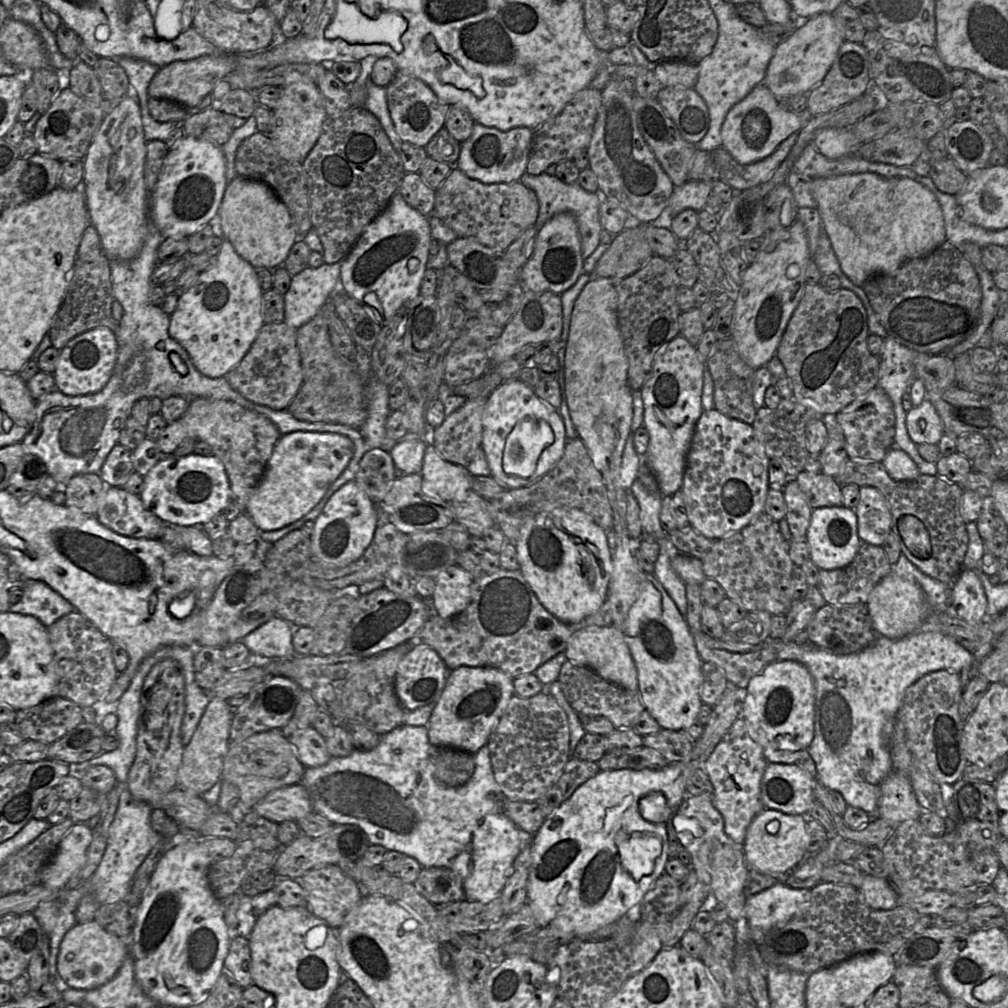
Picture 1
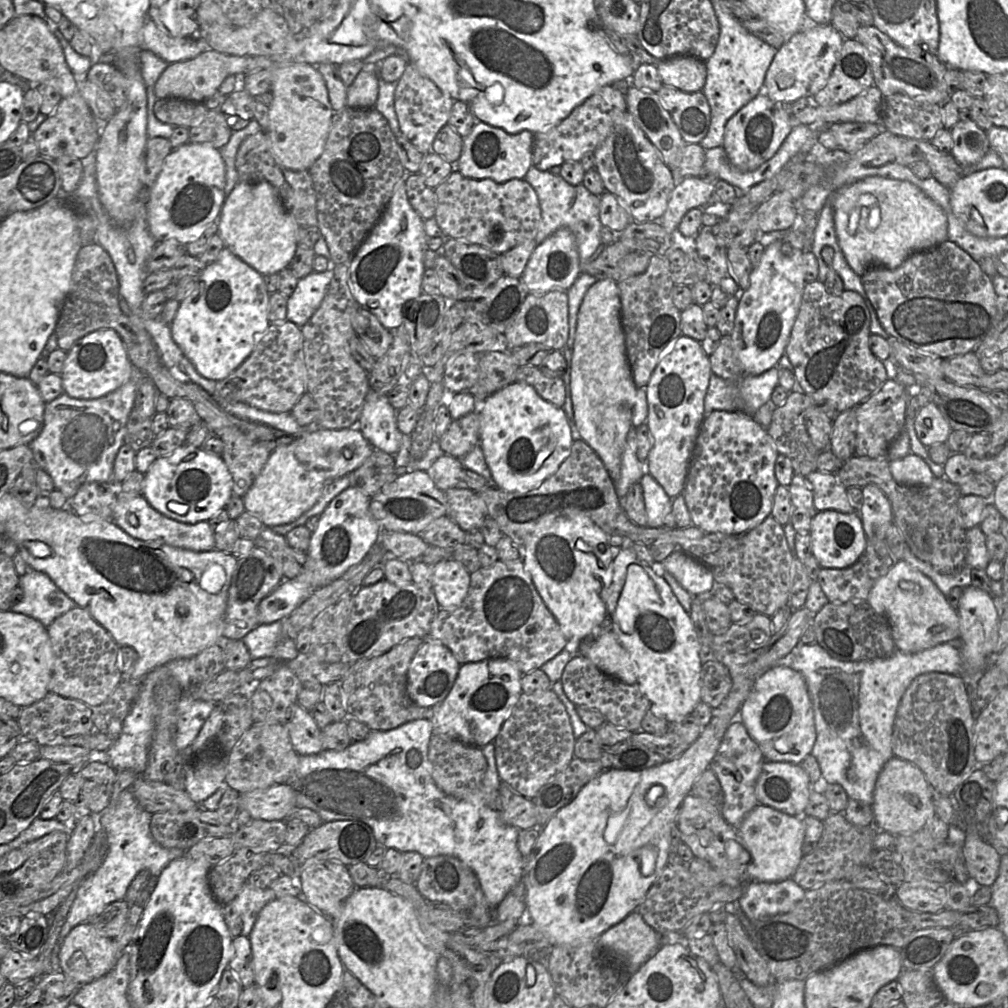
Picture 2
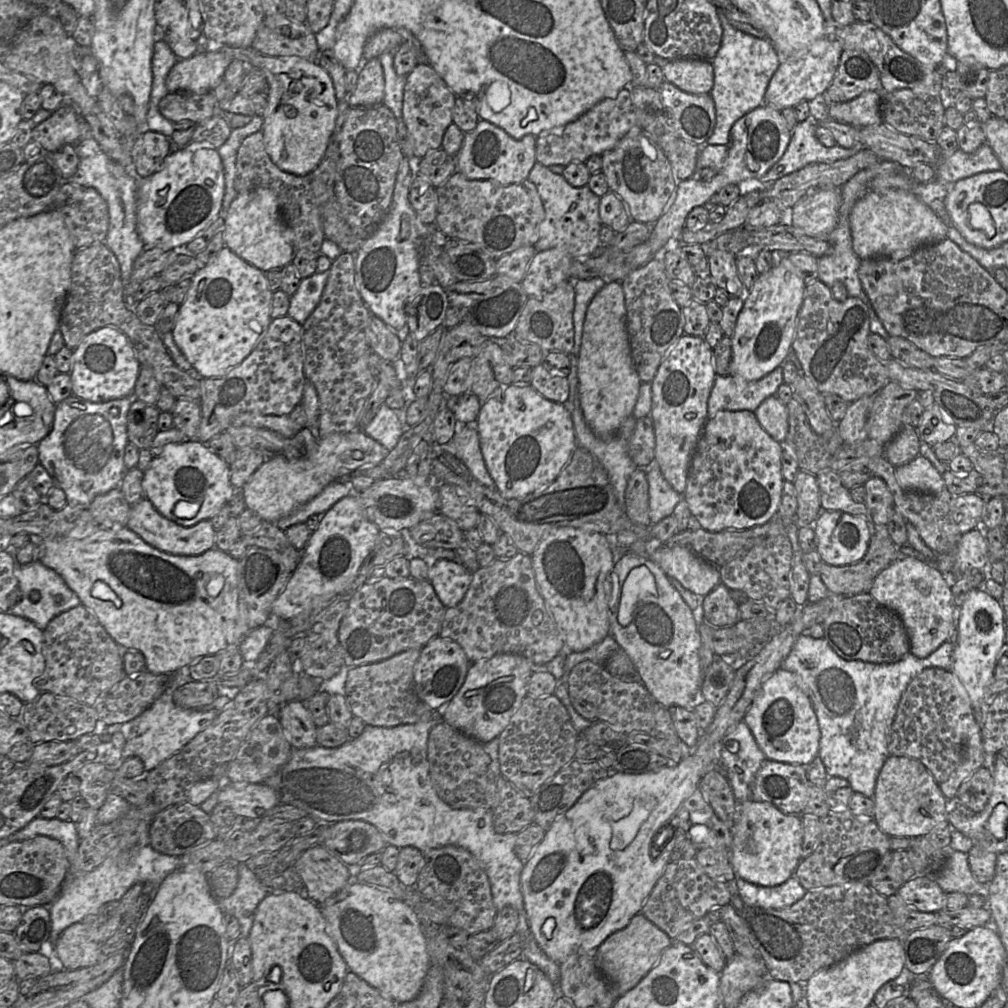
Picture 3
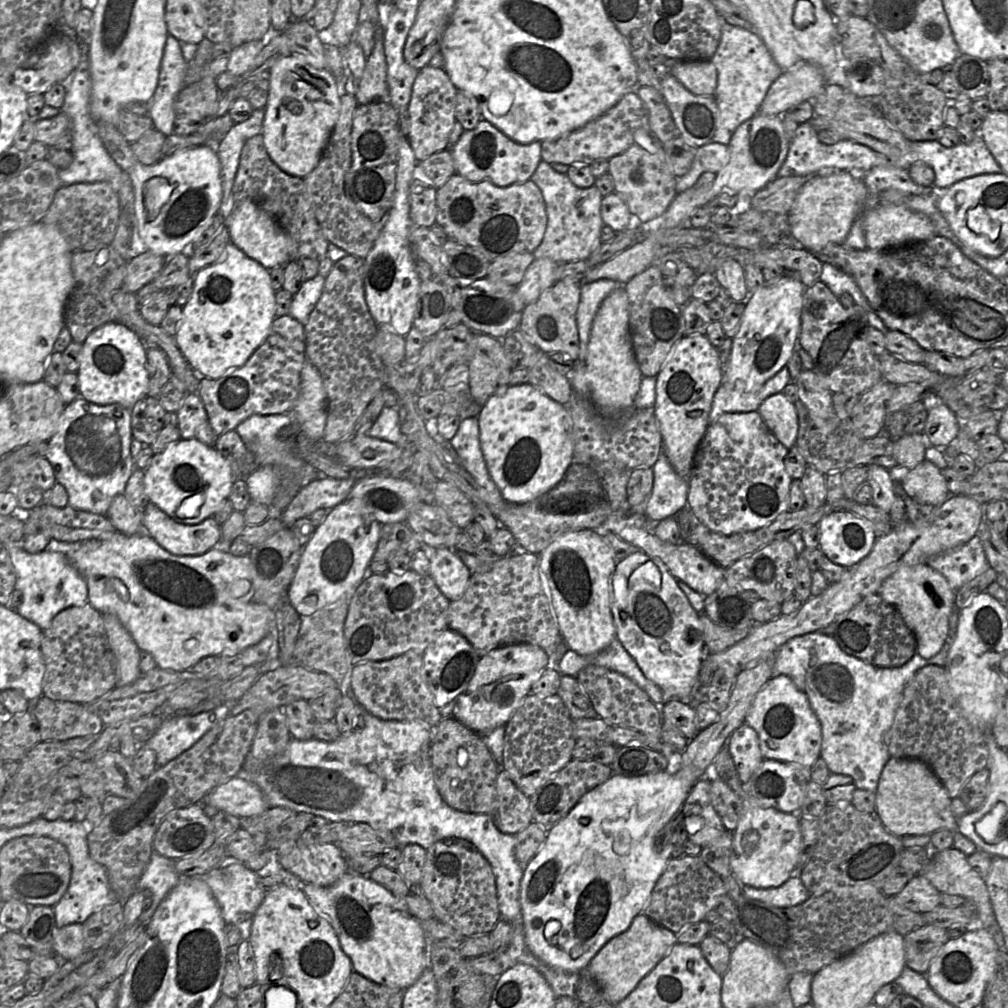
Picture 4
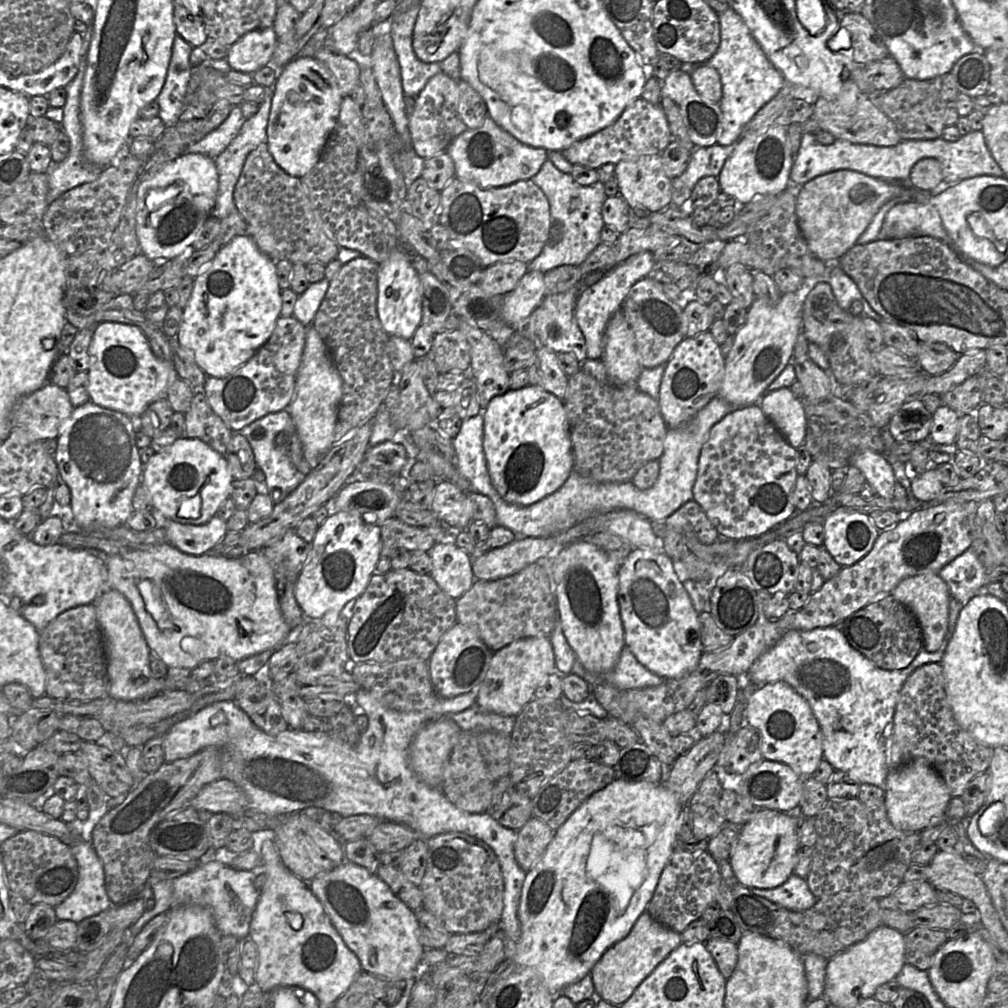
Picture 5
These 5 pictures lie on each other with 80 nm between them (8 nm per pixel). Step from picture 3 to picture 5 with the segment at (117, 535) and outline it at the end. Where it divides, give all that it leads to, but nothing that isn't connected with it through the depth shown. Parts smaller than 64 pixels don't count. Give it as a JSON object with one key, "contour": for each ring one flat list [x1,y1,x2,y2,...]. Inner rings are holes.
{"contour":[[169,543,149,549,127,549,126,554,105,561,105,588,121,592,130,602,151,652,168,667,192,670,206,660,225,656,240,661,265,650,275,650,286,643,290,628,281,614,275,572,261,550,237,558,206,553,201,556,181,552]]}

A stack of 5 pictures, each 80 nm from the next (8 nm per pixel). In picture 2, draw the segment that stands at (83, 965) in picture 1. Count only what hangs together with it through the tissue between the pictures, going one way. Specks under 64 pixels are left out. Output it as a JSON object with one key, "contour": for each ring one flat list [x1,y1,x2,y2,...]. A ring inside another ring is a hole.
{"contour":[[80,923,67,934,61,943,59,960,63,973,80,984,88,984,112,970,119,954,113,939,100,934,89,923]]}

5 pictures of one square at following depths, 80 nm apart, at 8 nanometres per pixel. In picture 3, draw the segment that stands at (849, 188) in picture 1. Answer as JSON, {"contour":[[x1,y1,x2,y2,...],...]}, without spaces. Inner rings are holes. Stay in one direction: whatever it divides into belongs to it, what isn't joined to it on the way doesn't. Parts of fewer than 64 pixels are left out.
{"contour":[[903,189,868,191,852,208,849,223,853,250,860,260,884,257,900,261,922,246,947,238,941,219,917,196]]}

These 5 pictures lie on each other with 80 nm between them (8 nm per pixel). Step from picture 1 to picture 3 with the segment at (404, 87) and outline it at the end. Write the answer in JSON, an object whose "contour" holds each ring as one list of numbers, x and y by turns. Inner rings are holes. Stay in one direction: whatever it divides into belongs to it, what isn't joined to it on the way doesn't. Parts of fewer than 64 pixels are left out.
{"contour":[[418,63,415,68,406,76,402,116,412,140,414,156,417,159,422,159,428,153,441,149,445,131,453,122,452,116,456,97,457,96,448,87,443,78,430,64]]}

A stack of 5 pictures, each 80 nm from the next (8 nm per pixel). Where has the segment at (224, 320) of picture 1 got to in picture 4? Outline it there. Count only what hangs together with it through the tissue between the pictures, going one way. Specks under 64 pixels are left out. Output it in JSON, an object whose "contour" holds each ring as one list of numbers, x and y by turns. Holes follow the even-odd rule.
{"contour":[[229,242,221,253,220,257,210,266,198,271,194,276,193,291,189,301,183,307,183,317,175,337,176,343,182,354,194,370,199,370,209,379,218,379,235,368,242,367,252,357,255,351,265,342,270,334,272,323,276,316,275,290,271,285,269,270,263,267,257,261,248,257,242,250]]}

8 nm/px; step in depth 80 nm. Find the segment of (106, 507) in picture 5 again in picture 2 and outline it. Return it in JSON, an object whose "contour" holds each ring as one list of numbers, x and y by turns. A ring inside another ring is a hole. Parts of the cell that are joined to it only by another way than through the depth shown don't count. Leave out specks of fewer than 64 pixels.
{"contour":[[133,366,130,380,103,397,85,400,72,398,64,393,45,404,41,432,28,446,33,453,34,462,47,472,53,480,55,489,61,491,66,499,70,500,85,483,113,483,114,461,119,449,124,445,128,418,143,377,144,374]]}

